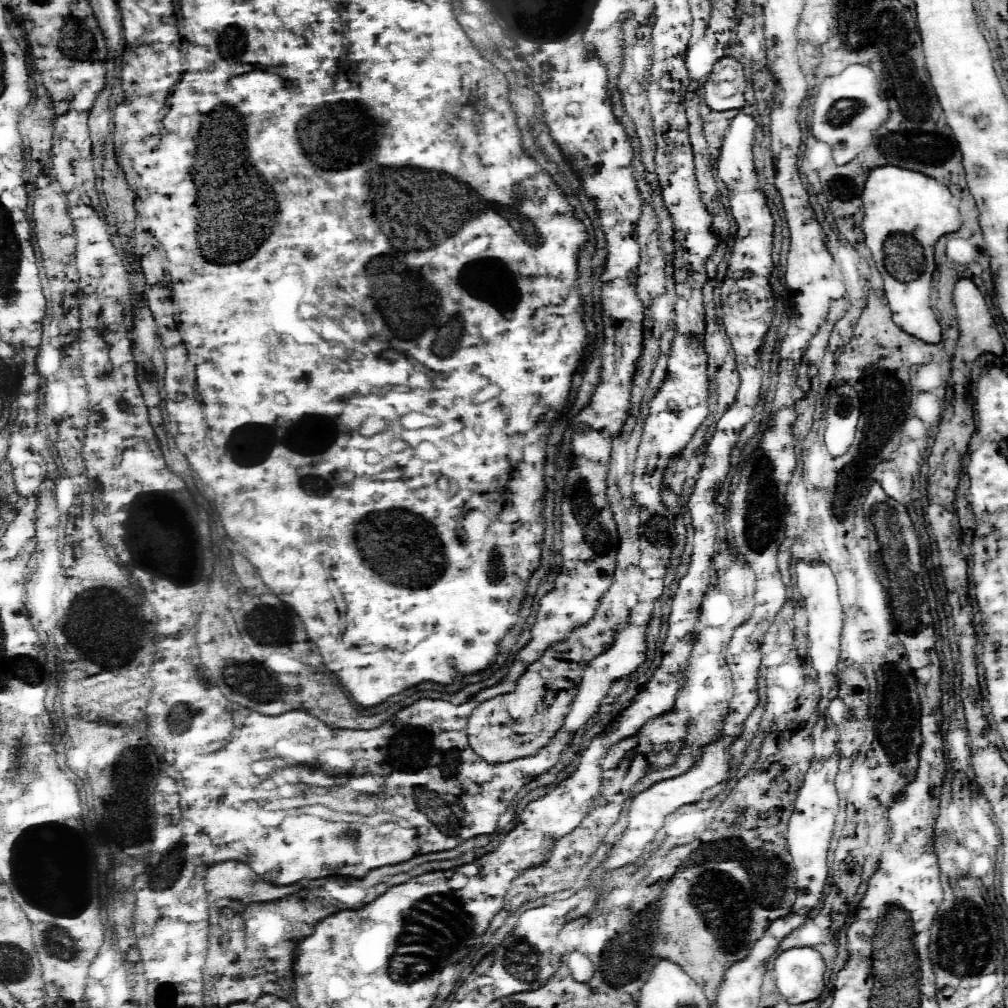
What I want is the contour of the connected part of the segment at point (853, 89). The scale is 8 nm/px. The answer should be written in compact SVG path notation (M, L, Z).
M850 65L840 75L828 77L822 81L814 101L814 115L810 131L818 141L824 141L832 147L834 163L846 165L860 151L870 147L874 131L888 117L888 101L882 95L880 83L874 71L866 65Z

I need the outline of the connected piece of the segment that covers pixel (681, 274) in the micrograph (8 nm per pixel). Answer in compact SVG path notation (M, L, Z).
M684 123L678 127L678 133L660 129L656 137L656 175L662 187L664 207L668 209L674 223L674 281L678 297L702 297L702 285L706 283L706 259L714 253L718 239L712 235L712 215L706 211L700 201L700 191L694 179L692 147L684 129Z

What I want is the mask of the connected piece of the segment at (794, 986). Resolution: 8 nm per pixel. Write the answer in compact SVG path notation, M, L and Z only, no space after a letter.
M788 949L774 961L776 985L788 1001L818 999L824 989L824 959L814 949Z

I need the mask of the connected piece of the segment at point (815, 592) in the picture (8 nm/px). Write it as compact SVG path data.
M796 561L796 585L804 597L804 609L808 613L808 639L812 665L818 671L818 683L822 699L834 699L838 693L838 655L840 655L840 631L842 631L842 605L838 601L838 587L832 569L822 561Z

